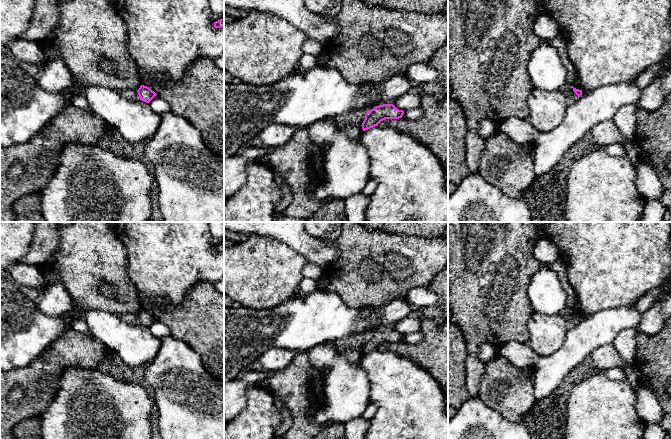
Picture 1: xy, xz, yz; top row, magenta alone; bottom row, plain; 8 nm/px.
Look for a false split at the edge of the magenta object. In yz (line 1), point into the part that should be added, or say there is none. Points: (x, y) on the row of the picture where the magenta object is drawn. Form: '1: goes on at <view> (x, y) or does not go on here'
1: does not go on here

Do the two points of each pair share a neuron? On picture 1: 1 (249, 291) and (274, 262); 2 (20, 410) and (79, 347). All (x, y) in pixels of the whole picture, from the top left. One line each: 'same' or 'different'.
1: same
2: same

